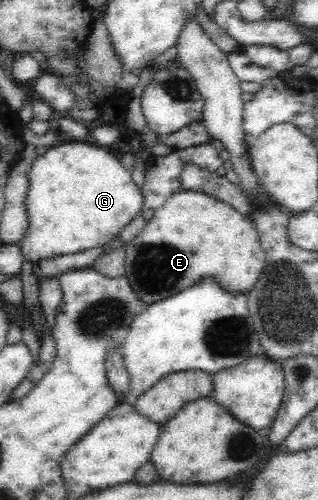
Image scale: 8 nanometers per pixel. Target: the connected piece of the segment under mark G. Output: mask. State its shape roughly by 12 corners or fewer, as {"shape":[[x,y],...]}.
{"shape":[[50,147],[26,175],[24,259],[104,246],[142,188],[115,149]]}

